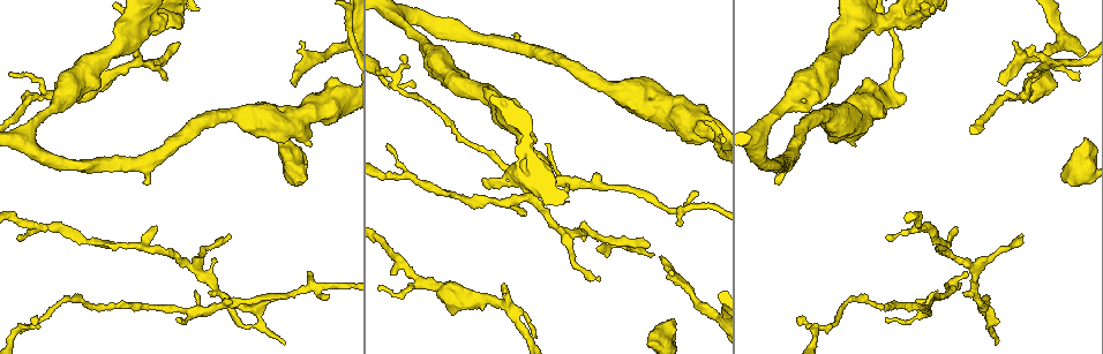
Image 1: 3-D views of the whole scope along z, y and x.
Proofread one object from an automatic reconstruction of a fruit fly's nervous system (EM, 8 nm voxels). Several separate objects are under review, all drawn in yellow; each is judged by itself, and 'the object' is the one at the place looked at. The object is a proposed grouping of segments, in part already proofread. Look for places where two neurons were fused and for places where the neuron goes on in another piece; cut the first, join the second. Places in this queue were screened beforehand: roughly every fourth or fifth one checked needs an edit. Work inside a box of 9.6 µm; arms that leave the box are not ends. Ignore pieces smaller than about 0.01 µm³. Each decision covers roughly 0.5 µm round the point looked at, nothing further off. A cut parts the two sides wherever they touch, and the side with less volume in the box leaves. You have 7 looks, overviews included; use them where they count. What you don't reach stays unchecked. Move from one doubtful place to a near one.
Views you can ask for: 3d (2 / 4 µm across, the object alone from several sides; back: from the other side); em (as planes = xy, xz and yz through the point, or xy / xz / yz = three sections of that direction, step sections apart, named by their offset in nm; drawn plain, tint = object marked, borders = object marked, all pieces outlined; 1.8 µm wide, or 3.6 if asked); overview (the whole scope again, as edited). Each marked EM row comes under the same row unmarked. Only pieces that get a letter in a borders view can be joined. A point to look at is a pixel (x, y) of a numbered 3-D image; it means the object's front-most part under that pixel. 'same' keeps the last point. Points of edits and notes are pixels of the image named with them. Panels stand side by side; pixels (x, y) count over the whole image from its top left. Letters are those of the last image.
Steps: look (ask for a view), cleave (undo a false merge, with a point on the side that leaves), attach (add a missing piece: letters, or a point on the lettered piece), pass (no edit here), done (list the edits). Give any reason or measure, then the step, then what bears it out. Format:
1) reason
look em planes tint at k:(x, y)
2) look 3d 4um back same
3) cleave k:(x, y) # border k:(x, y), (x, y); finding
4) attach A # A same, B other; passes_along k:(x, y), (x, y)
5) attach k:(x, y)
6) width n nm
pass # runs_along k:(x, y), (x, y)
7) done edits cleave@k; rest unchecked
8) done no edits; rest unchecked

branch stops here
look em planes borders at 1:(809, 112)

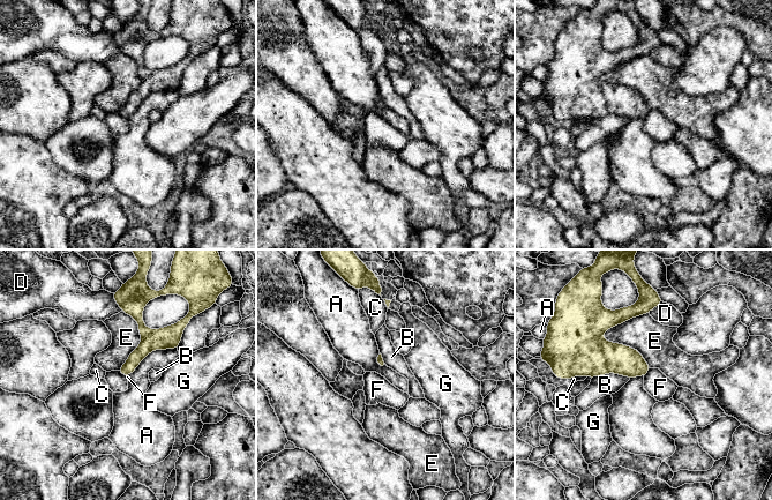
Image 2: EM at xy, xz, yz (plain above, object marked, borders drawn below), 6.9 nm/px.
longest_contact E 420 nm
pass # A other, B other, C other, D other, E other, F other, G other; no lettered piece goes on from it

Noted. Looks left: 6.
branch stops here
look 3d 2um at 1:(17, 238)

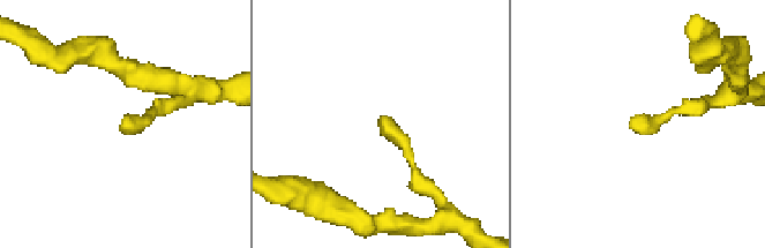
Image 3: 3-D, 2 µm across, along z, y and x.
need the tissue
look em yz step 4 borders at 3:(630, 119)

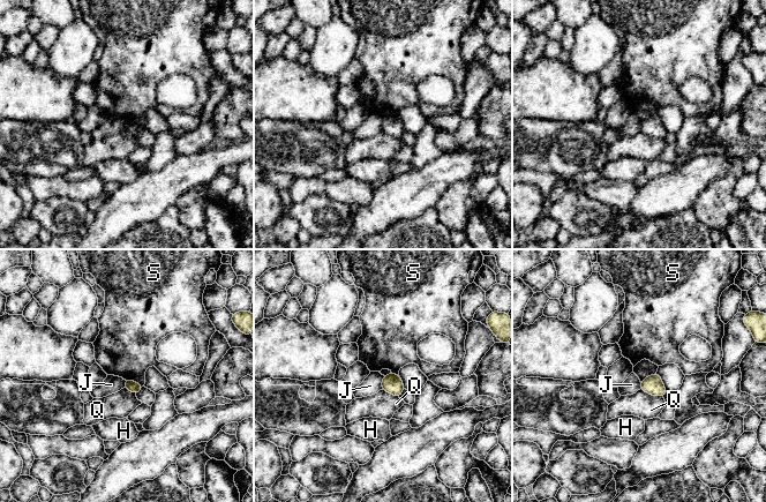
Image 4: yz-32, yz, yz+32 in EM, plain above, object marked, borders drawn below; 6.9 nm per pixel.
look em planes borders same

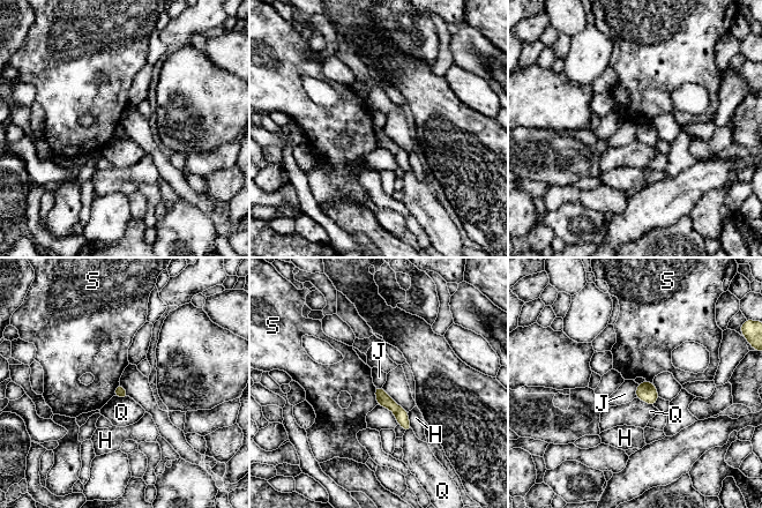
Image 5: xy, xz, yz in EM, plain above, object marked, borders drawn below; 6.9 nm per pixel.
pass # H other, J other, Q other, S other; runs_along 5:(378, 389), (402, 416), (406, 427); none of them fits

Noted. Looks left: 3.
sharp bend
look 3d 4um at 1:(390, 73)

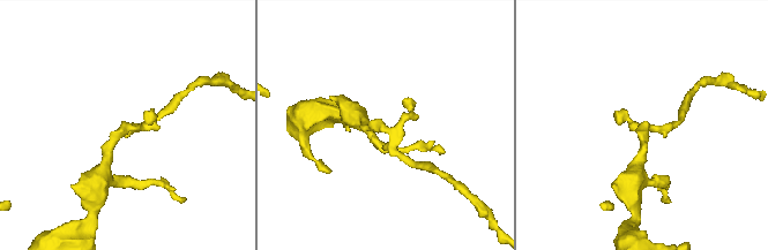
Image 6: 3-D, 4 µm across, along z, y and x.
need the tissue
look em planes tint at 6:(645, 126)

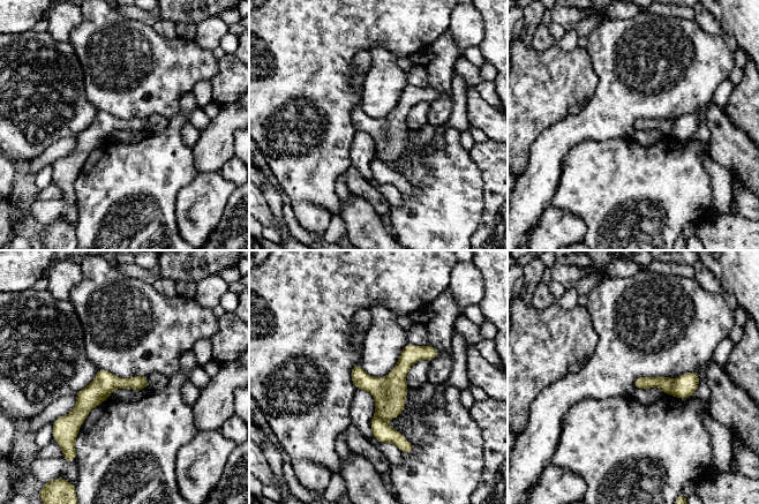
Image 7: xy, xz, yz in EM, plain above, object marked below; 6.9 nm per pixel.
look em planes borders same

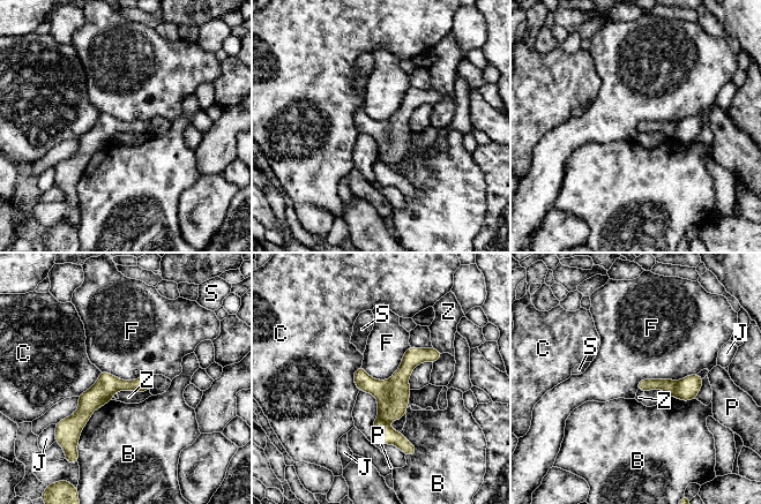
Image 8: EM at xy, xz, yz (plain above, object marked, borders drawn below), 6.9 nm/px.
width 90 nm
cleave 8:(688, 388) # B other, C other, F other, J other, P other, S other, Z other; border 8:(678, 381), (677, 388), (671, 395); two neurons meet here

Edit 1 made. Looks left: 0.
done edits cleave@8; rest unchecked

